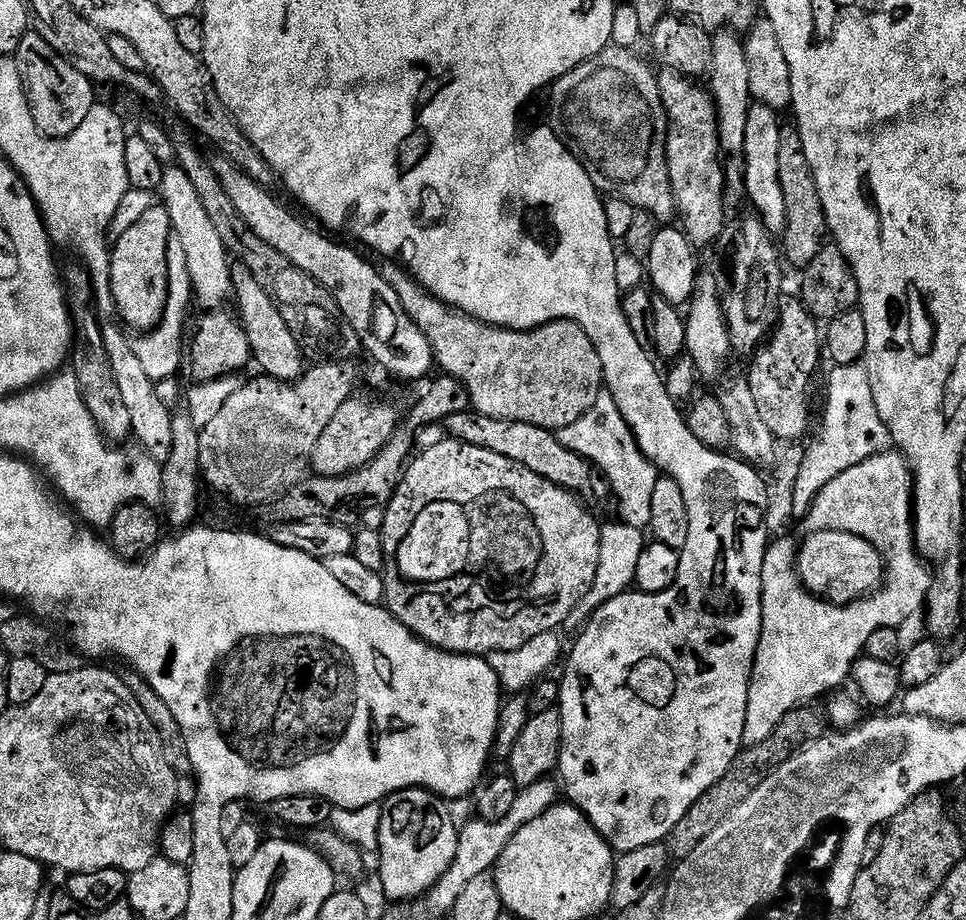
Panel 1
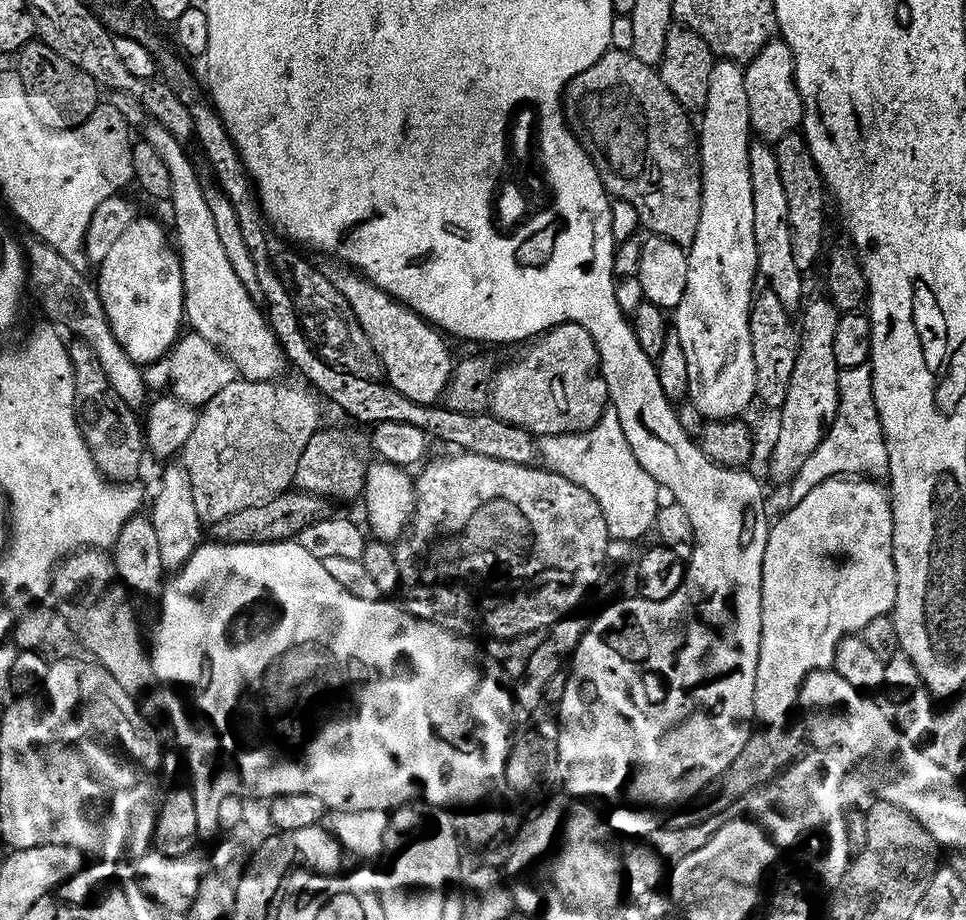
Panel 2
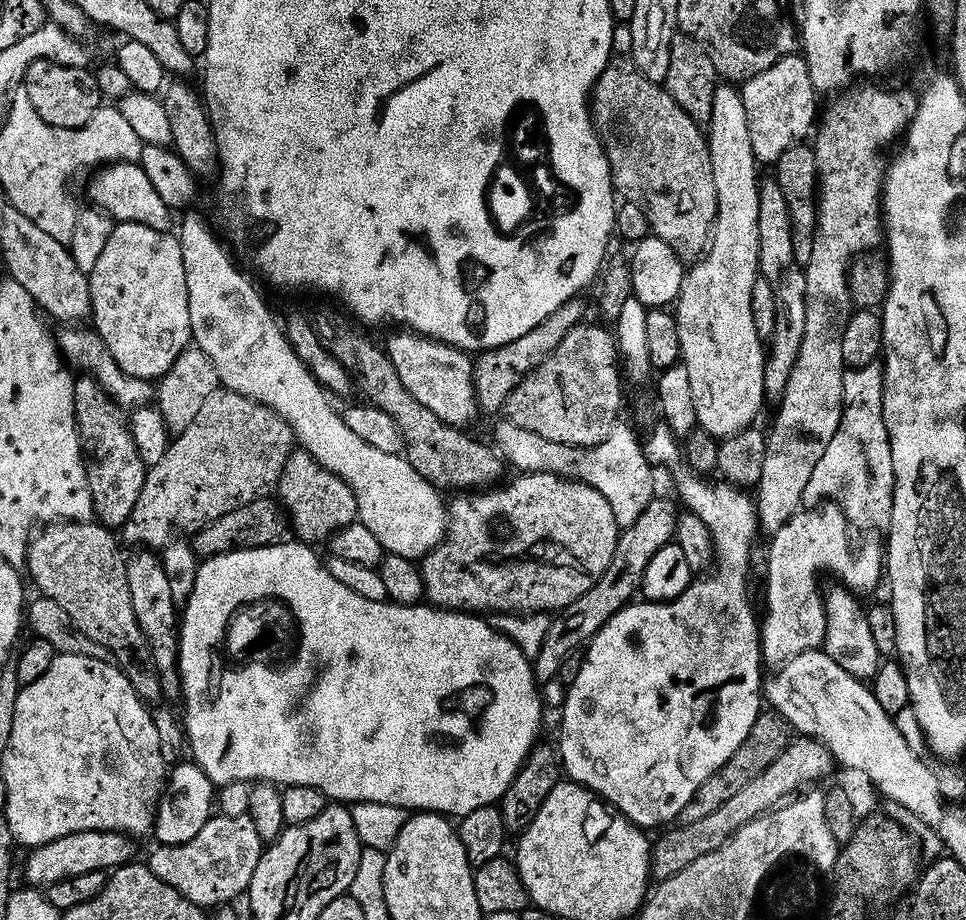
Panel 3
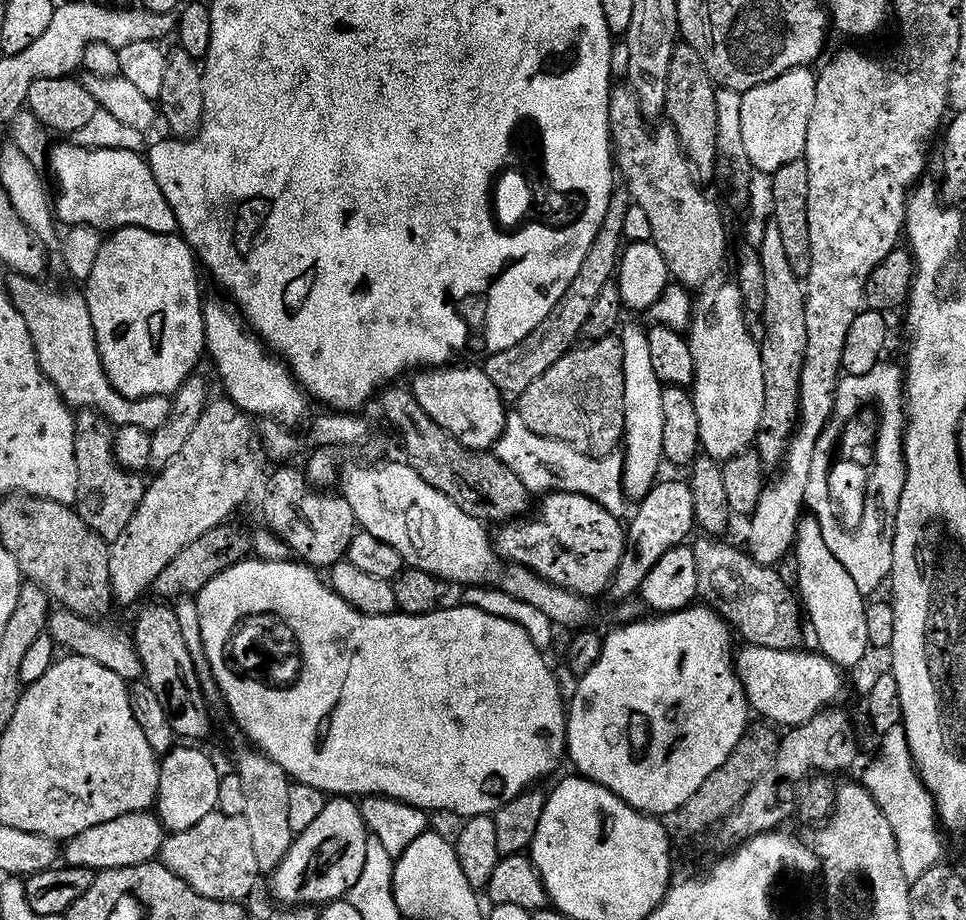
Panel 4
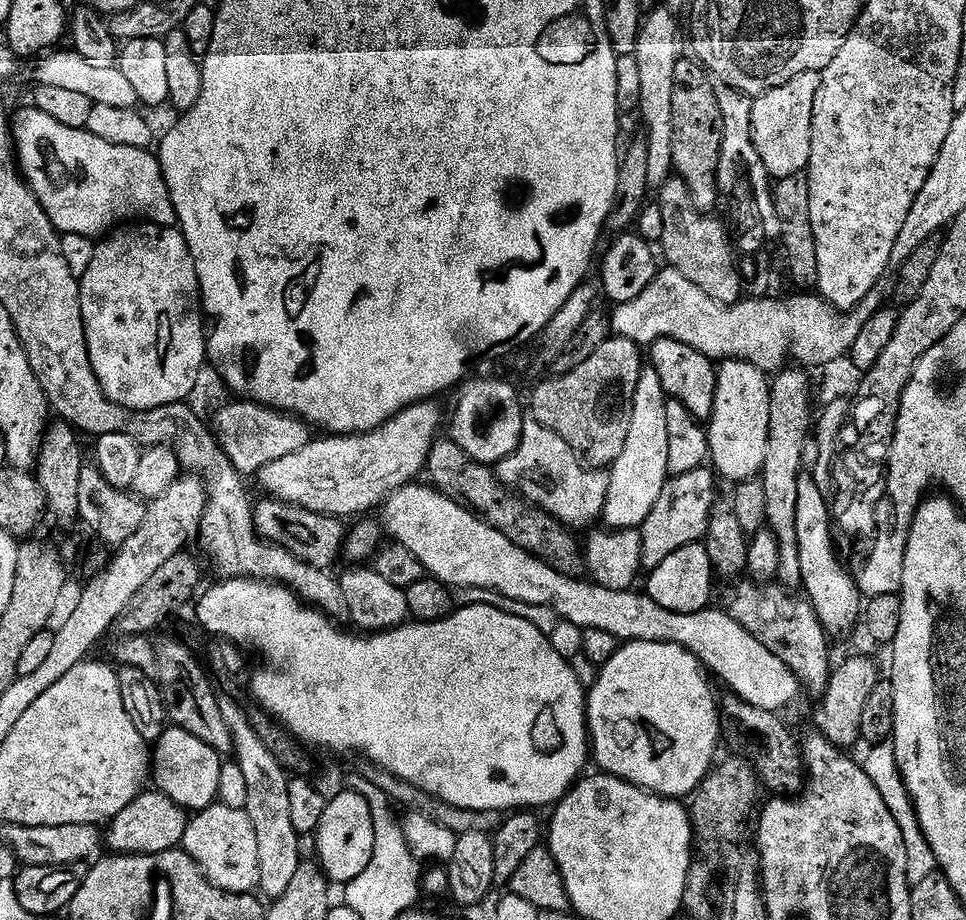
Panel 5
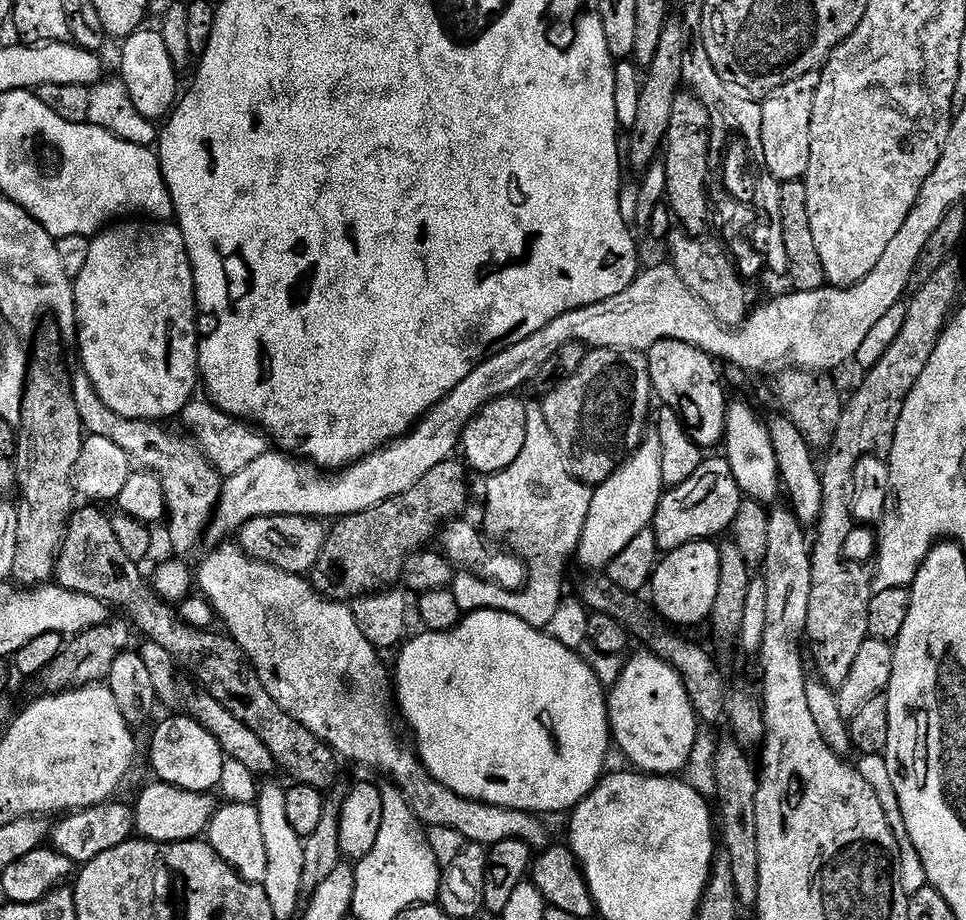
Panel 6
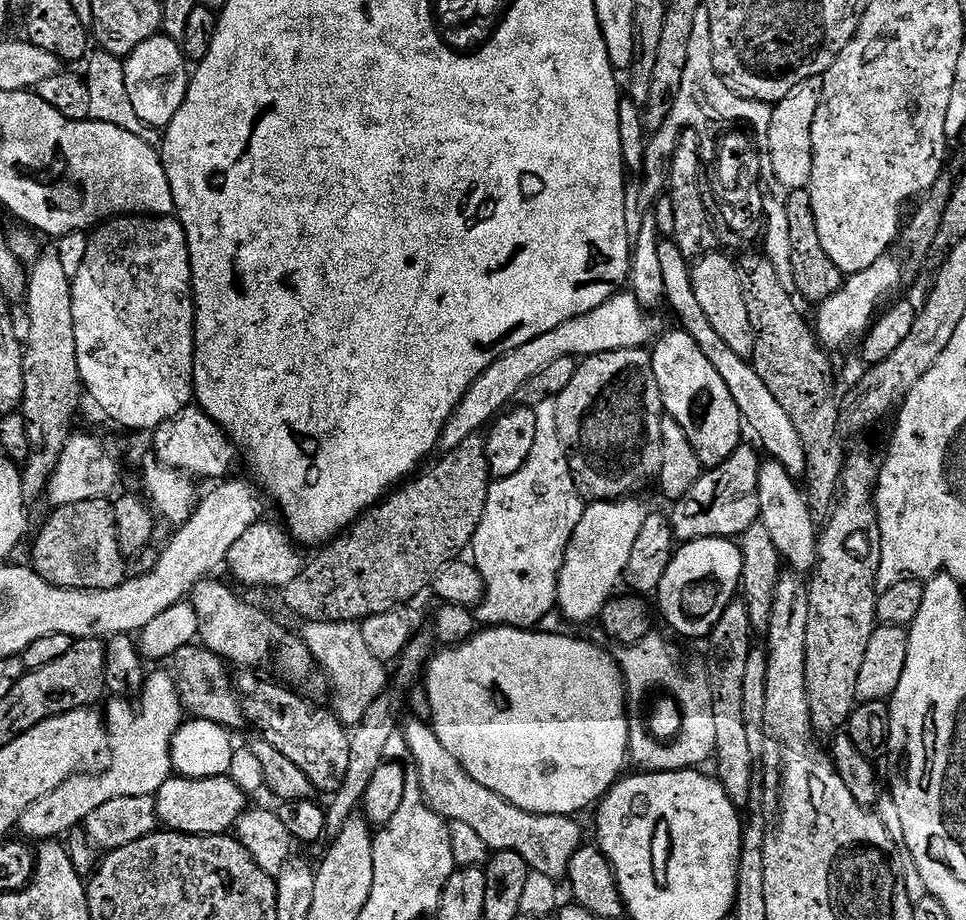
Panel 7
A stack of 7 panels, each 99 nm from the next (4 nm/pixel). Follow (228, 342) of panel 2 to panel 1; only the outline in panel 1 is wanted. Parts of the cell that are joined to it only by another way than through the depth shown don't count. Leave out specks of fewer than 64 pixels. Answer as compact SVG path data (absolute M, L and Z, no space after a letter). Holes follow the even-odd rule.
M179 166L165 167L162 186L158 193L162 207L170 214L170 222L175 243L180 244L179 255L186 258L186 266L192 283L192 295L195 303L204 310L216 310L221 307L220 300L231 301L232 295L232 264L230 253L219 236L218 230L210 223L202 201L198 199L198 190L190 183L190 178Z

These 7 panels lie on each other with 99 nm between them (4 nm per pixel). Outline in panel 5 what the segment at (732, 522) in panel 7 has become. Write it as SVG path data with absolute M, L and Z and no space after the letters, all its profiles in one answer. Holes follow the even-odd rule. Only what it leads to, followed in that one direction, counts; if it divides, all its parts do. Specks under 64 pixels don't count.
M705 466L698 470L690 470L690 474L672 476L668 483L664 485L662 494L658 502L654 502L654 510L646 518L646 522L641 524L638 531L642 538L642 569L651 570L659 566L674 550L682 550L682 546L703 541L708 535L708 519L712 517L712 507L716 505L718 493L716 493L716 480L711 467Z

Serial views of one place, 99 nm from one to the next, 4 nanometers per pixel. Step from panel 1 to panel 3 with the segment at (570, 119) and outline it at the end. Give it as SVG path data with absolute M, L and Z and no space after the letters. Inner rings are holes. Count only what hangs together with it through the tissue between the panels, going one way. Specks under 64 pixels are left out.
M620 58L609 63L598 78L590 97L592 123L600 135L600 144L612 171L612 186L624 195L629 204L638 206L652 227L651 235L658 237L686 266L691 266L708 251L712 239L712 227L716 225L718 192L714 186L714 172L710 162L708 137L700 128L697 119L686 114L670 95L667 87L650 82L632 63L631 59Z

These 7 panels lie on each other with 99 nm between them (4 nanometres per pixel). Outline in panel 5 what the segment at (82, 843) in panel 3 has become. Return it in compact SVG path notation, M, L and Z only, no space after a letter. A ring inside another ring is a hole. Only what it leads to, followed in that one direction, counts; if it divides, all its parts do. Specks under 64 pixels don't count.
M145 790L106 824L106 844L113 853L122 856L149 856L171 852L181 847L181 840L190 816L187 811L155 790Z

